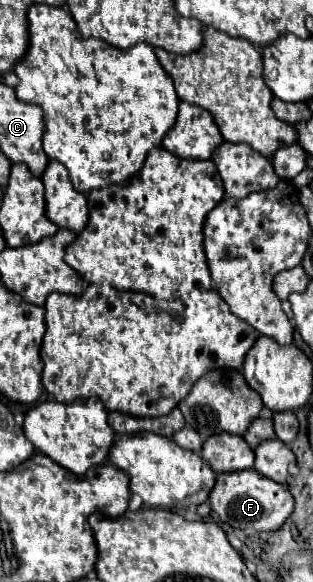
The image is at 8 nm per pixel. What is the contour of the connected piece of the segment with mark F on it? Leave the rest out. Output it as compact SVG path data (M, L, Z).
M255 469L217 475L217 483L209 495L209 503L223 523L239 529L267 531L267 533L281 529L281 525L289 519L289 515L295 509L293 495L287 491L287 487L259 475Z

